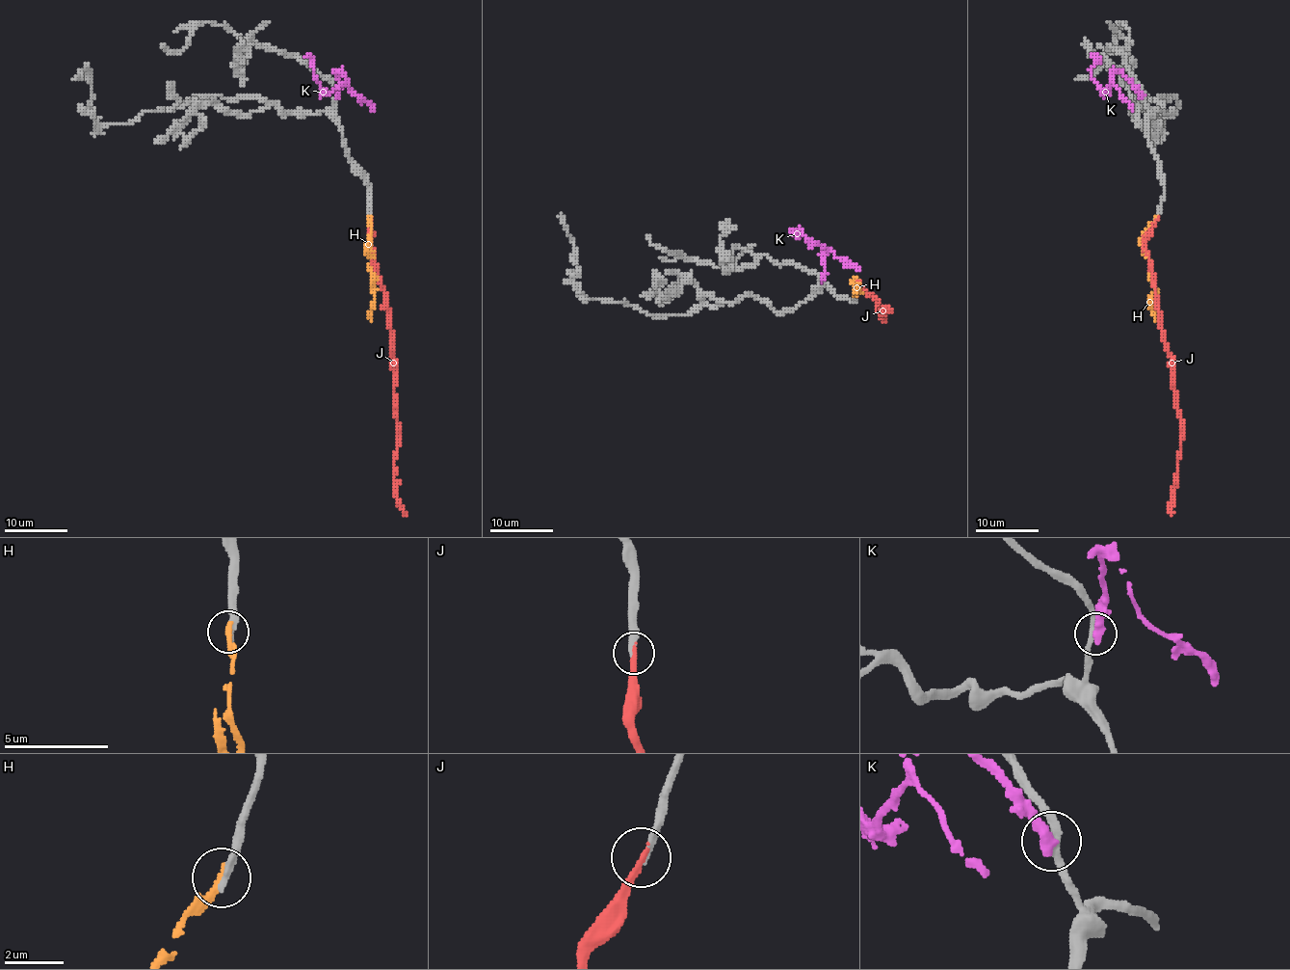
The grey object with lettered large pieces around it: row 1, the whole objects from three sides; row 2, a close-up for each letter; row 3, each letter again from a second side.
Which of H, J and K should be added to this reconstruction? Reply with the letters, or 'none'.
J

